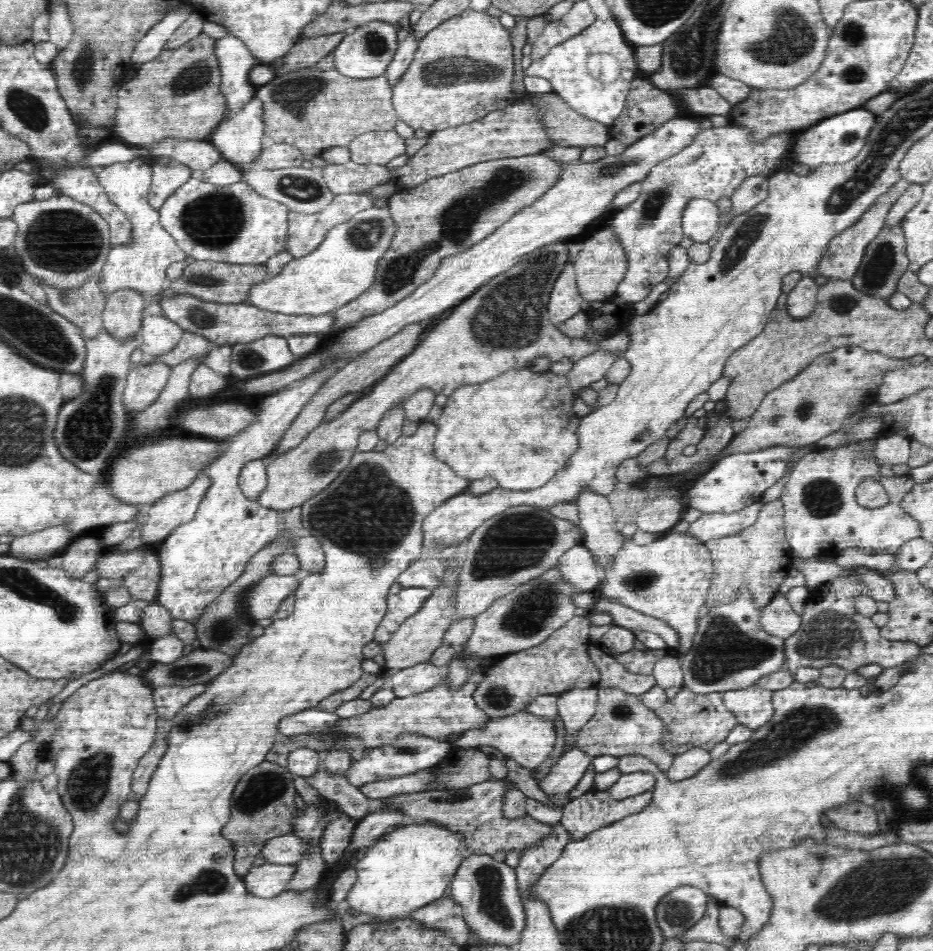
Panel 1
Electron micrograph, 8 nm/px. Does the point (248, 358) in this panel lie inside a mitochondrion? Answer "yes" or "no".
yes

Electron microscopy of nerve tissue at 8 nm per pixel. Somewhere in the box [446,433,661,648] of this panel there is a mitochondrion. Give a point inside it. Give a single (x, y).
(517, 540)

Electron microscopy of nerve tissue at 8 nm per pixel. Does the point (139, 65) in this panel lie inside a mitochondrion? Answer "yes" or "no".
no

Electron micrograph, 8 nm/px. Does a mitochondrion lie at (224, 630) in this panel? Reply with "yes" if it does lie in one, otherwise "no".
yes

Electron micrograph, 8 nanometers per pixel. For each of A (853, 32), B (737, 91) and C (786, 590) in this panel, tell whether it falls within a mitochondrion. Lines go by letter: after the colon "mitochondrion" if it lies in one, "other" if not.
A: mitochondrion
B: other
C: other

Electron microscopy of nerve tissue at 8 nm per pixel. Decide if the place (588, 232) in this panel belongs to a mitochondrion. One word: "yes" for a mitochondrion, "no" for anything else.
no

